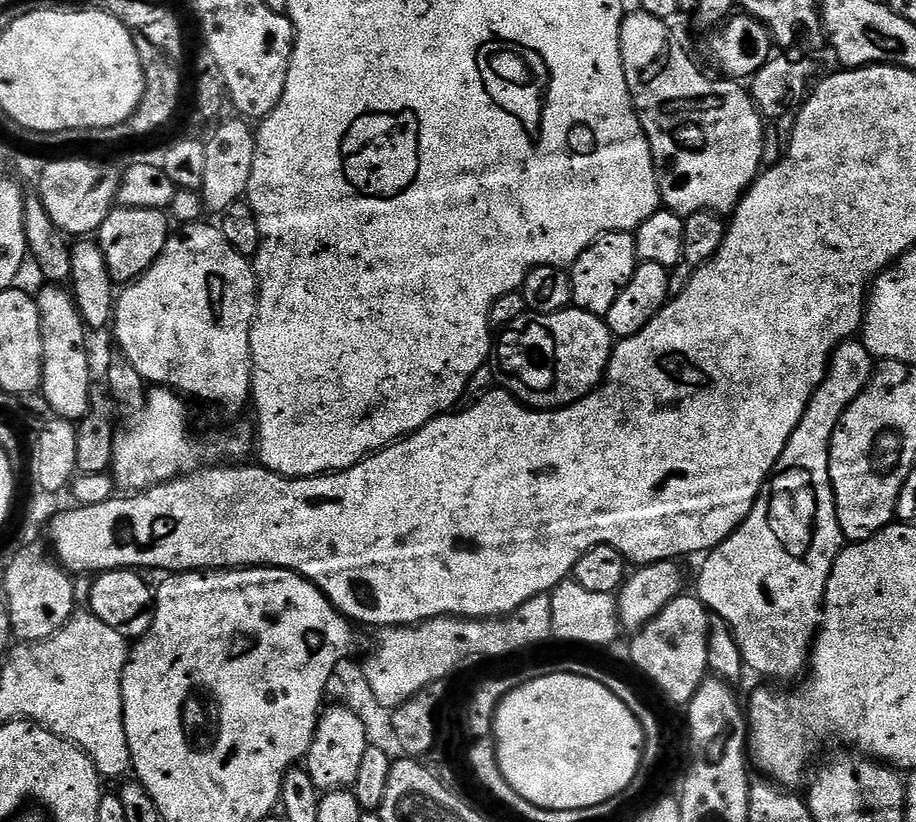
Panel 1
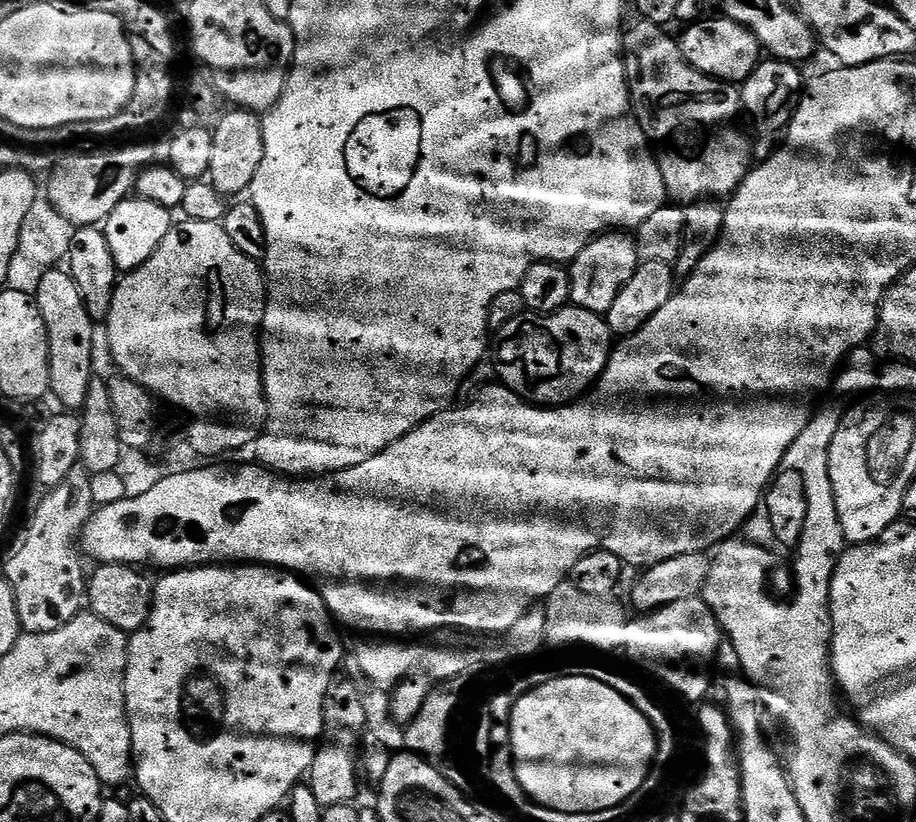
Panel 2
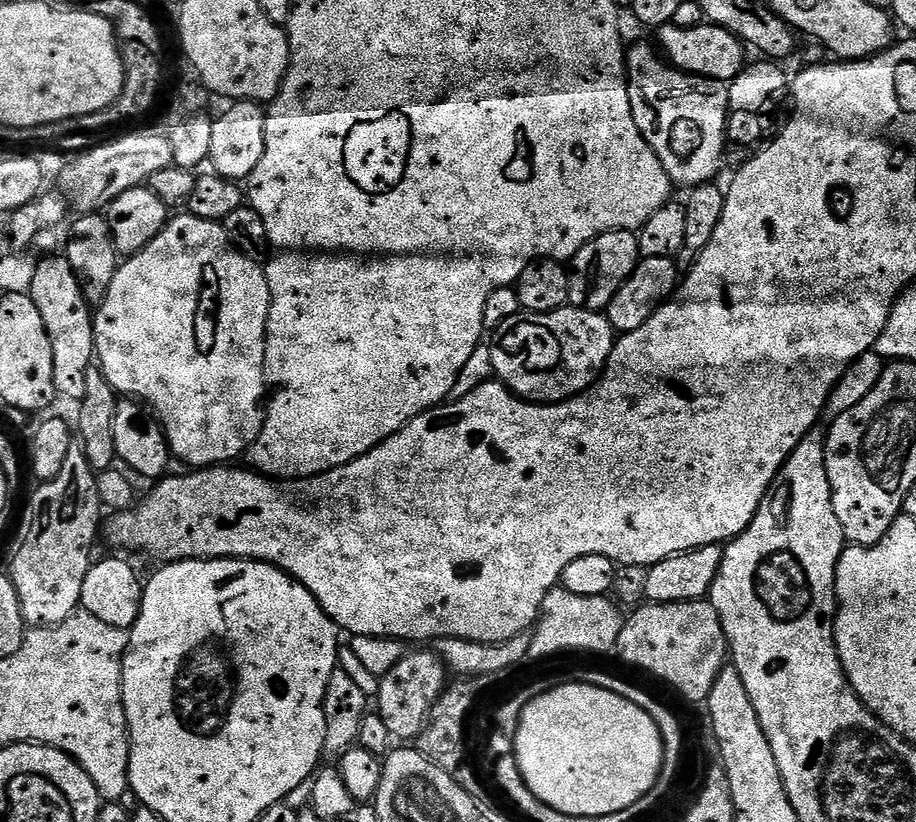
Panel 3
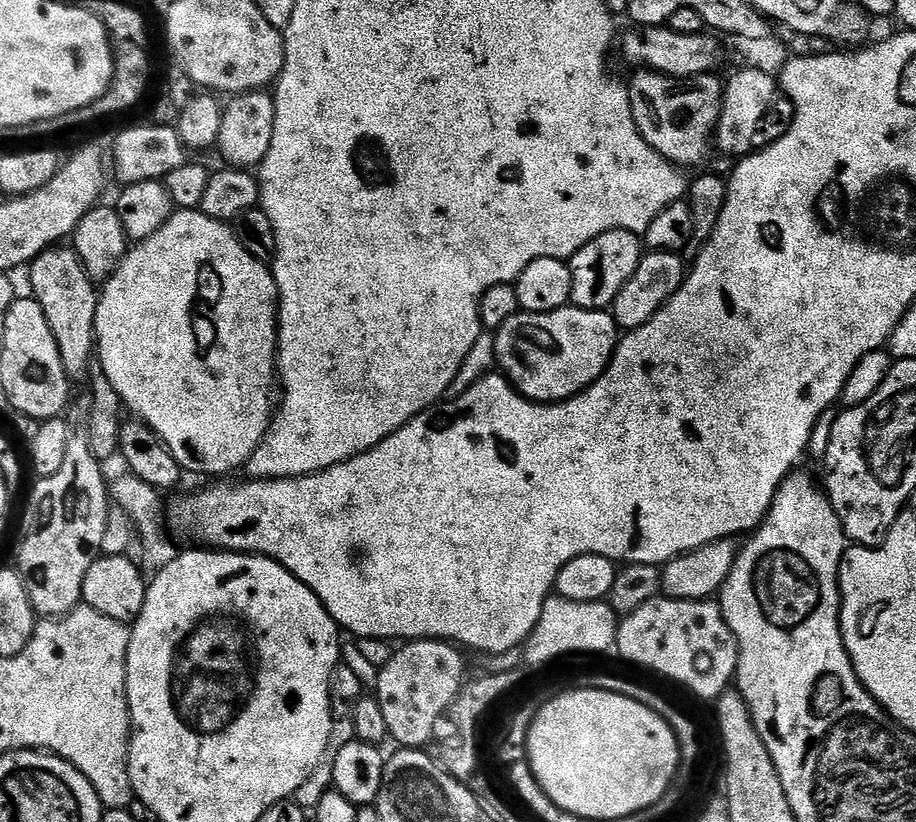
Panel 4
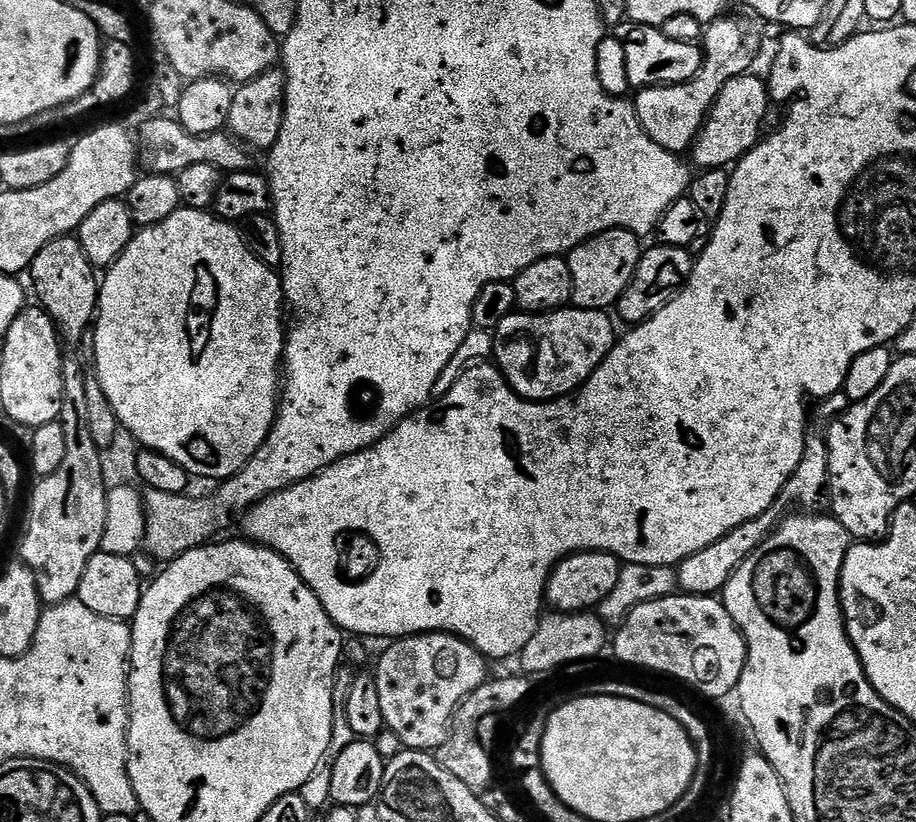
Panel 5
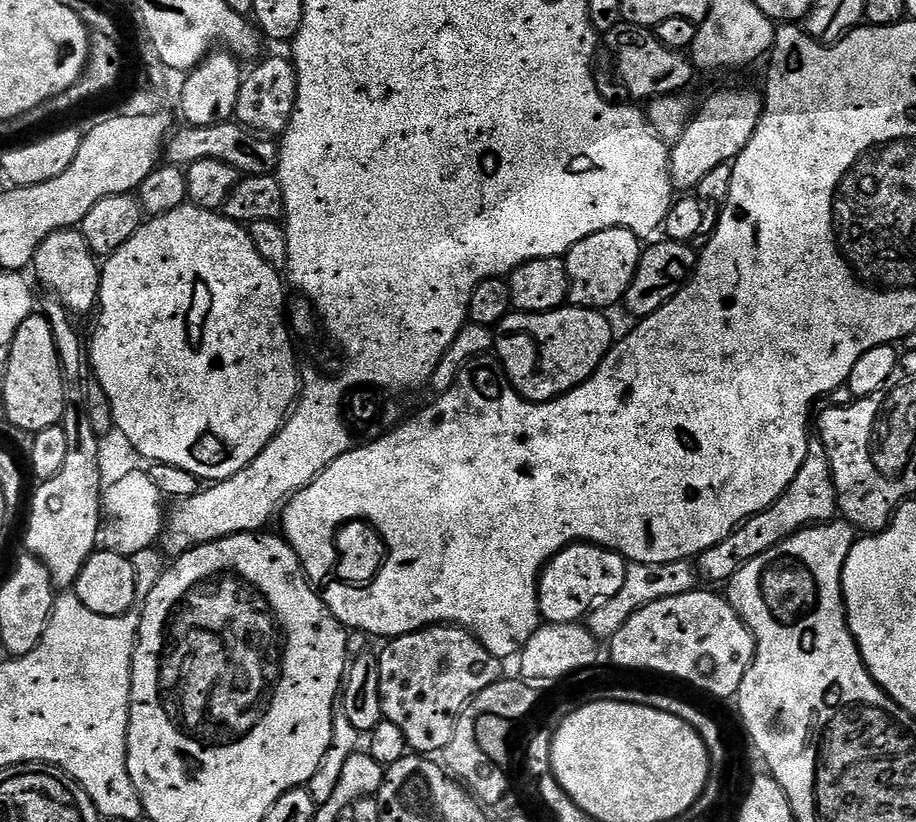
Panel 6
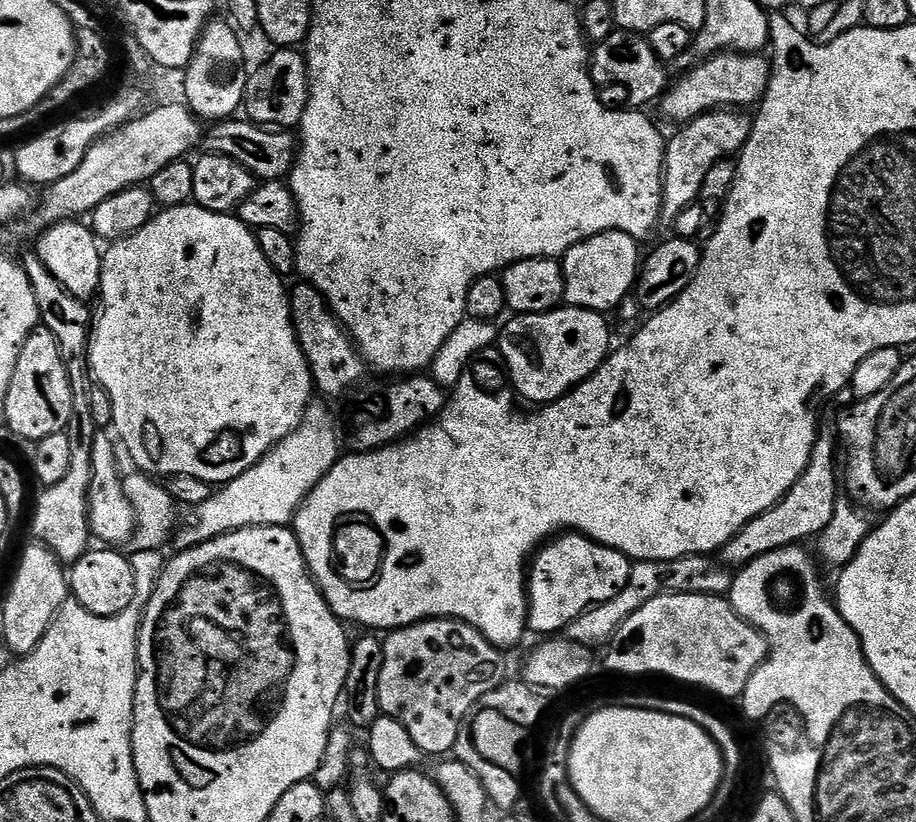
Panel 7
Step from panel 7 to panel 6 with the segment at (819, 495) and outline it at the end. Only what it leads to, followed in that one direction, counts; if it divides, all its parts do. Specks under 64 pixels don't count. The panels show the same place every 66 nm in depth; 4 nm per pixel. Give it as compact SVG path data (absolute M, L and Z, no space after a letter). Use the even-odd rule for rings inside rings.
M812 438L808 441L808 453L802 462L802 470L790 482L790 486L780 495L780 500L772 504L766 511L752 516L735 528L718 546L710 546L698 558L698 572L712 584L723 585L732 579L746 562L758 558L758 554L766 554L774 546L781 544L787 536L793 536L804 528L818 524L827 524L837 515L836 487L832 477L832 467L828 451L824 448L824 441Z

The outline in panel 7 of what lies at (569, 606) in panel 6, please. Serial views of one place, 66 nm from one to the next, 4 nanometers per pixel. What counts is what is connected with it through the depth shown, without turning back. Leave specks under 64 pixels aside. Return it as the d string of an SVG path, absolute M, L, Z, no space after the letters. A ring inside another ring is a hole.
M561 534L551 542L543 545L537 551L534 559L530 564L530 571L528 572L528 627L534 633L536 632L552 632L548 634L560 634L569 628L583 612L589 612L591 608L597 608L599 604L610 602L610 598L618 598L618 594L622 594L622 590L630 582L630 570L632 569L633 561L629 560L627 556L623 556L618 550L614 550L610 546L602 546L598 542L594 542L589 536L582 536L579 534Z

